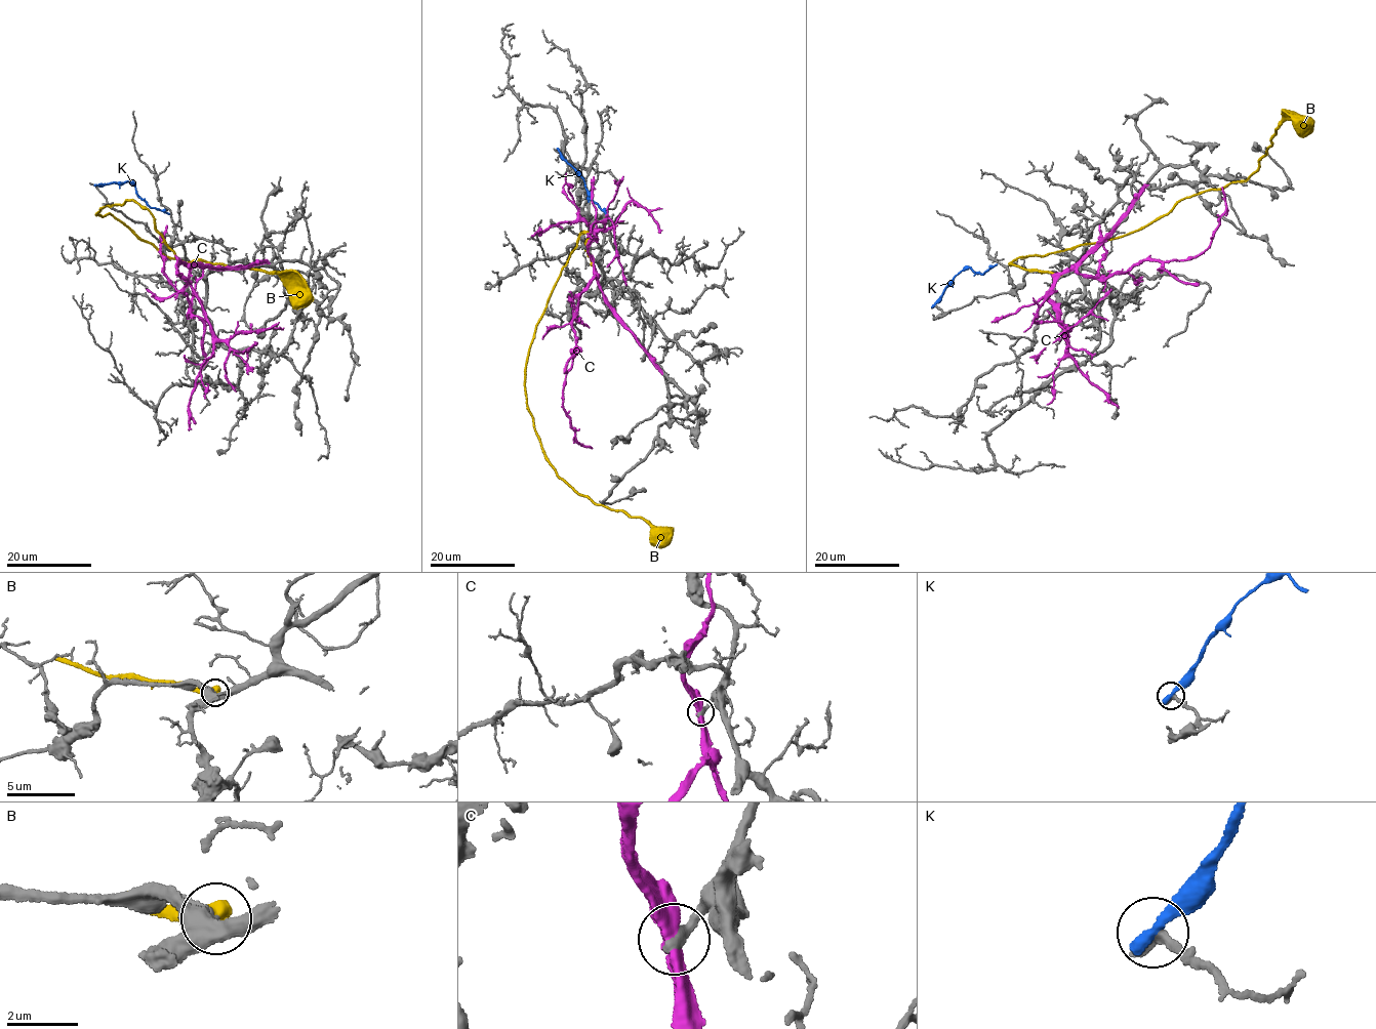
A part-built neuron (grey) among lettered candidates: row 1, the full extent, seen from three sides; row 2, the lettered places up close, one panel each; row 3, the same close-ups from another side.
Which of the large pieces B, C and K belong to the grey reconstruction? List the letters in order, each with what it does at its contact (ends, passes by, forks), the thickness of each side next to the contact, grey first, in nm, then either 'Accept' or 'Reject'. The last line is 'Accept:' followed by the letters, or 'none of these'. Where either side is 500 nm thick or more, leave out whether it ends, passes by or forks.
B: It ends there. Thickness 240 nm (grey) against 480 nm. Accept
C: Thickness 320 nm (grey) against 500 nm. Reject
K: It ends there. Thickness 190 nm (grey) against 380 nm. Reject
Accept: B

